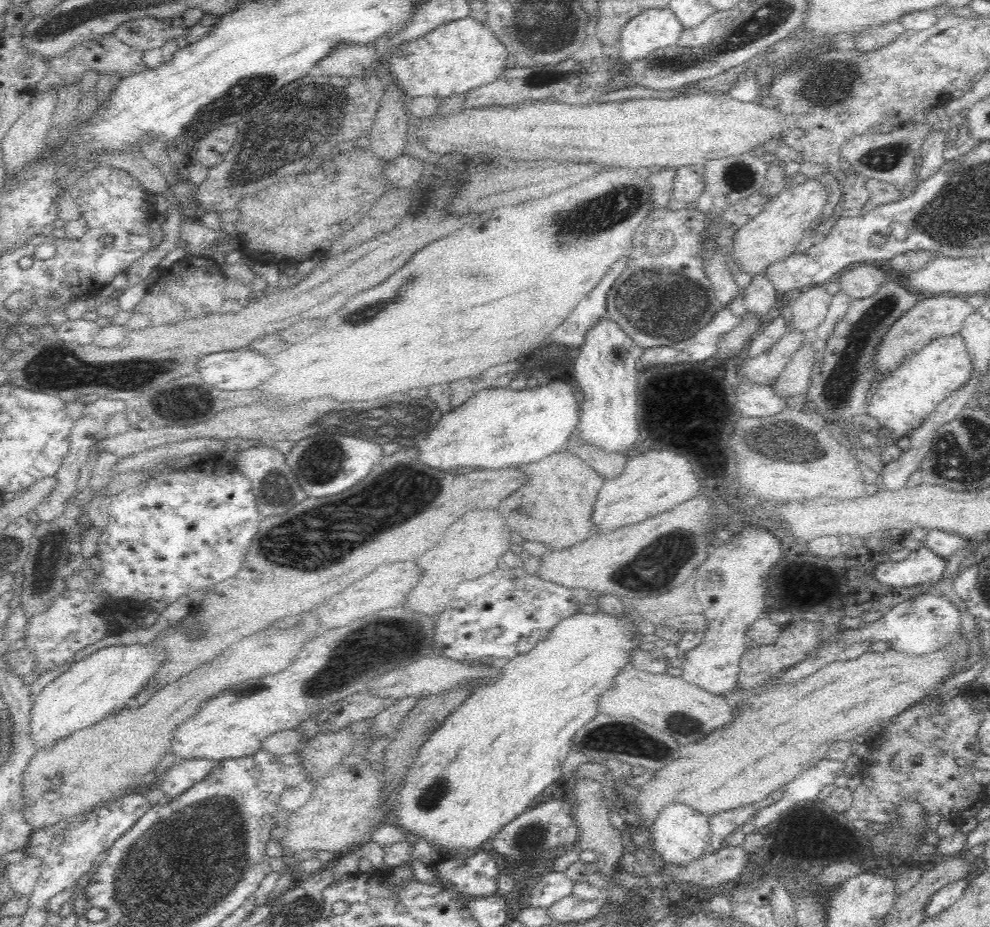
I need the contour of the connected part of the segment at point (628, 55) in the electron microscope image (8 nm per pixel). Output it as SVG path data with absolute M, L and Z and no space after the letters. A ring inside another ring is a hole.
M672 9L644 10L642 14L631 18L621 30L619 56L625 62L640 60L650 52L677 44L683 30Z

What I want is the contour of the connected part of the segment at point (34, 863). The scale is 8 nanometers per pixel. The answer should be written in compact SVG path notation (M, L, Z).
M26 856L19 862L5 864L6 880L14 892L14 898L29 896L40 878L42 859Z

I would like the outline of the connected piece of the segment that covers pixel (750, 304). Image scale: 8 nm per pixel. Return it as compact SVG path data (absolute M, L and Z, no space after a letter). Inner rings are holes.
M762 272L753 276L752 282L745 287L744 304L749 312L770 314L774 312L776 289L772 281Z

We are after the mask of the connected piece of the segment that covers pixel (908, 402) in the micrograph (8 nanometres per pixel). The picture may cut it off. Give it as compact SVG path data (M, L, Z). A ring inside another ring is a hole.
M956 333L952 336L935 338L930 342L930 346L924 346L922 350L914 352L912 356L908 356L896 370L890 372L890 376L886 376L880 384L875 383L868 397L867 414L874 417L881 426L886 426L889 436L893 440L897 440L912 430L922 425L930 413L936 410L936 406L954 390L958 390L960 386L970 378L973 368L973 362L970 362L968 354L966 354L965 340Z

